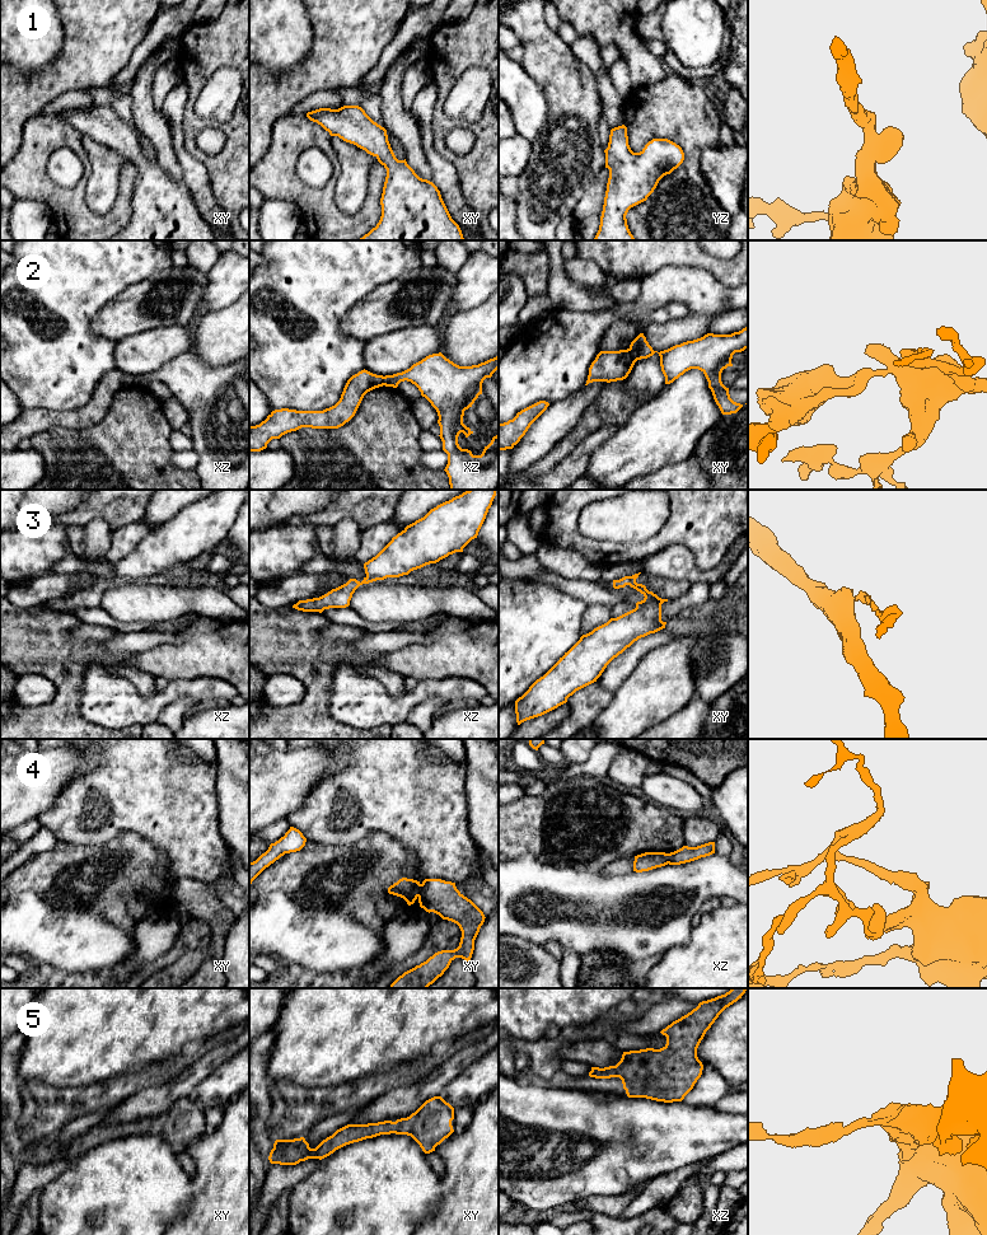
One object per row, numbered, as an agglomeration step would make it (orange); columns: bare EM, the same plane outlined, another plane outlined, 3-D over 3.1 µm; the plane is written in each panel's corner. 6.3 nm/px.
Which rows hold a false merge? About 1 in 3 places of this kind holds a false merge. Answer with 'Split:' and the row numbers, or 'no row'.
Split: 2, 3, 4

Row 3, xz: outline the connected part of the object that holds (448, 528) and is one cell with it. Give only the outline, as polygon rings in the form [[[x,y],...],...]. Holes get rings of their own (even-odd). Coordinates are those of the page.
[[[468,490],[431,509],[364,563],[366,576],[399,577],[463,552],[477,538],[495,496],[496,490]]]

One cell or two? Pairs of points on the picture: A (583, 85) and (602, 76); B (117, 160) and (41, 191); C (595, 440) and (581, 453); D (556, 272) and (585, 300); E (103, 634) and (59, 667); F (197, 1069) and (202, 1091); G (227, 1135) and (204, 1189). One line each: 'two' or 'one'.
A: two
B: two
C: one
D: one
E: two
F: two
G: one

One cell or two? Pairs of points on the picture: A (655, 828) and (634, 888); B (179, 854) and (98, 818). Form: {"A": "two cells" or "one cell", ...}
{"A": "two cells", "B": "one cell"}

